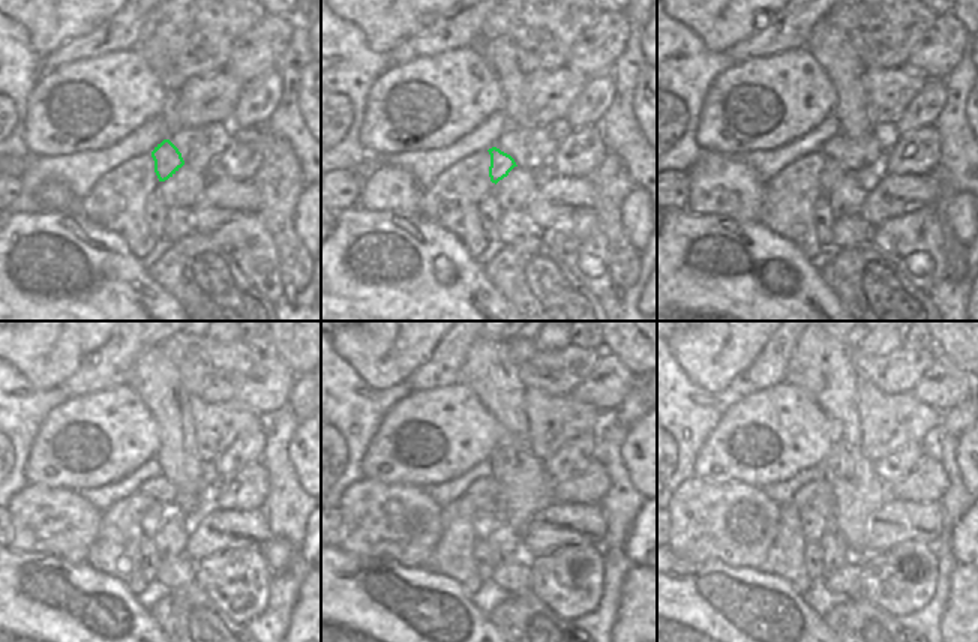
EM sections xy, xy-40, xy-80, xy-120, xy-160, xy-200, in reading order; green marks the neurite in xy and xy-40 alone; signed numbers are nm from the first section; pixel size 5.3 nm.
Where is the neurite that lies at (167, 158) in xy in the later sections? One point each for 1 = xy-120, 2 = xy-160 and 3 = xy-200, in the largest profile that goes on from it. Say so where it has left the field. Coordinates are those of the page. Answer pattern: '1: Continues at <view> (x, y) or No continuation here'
1: Continues at xy-120 (152, 519)
2: Continues at xy-160 (485, 519)
3: Continues at xy-200 (813, 525).

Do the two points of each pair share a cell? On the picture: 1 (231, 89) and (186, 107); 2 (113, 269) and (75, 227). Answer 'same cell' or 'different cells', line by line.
1: same cell
2: same cell

